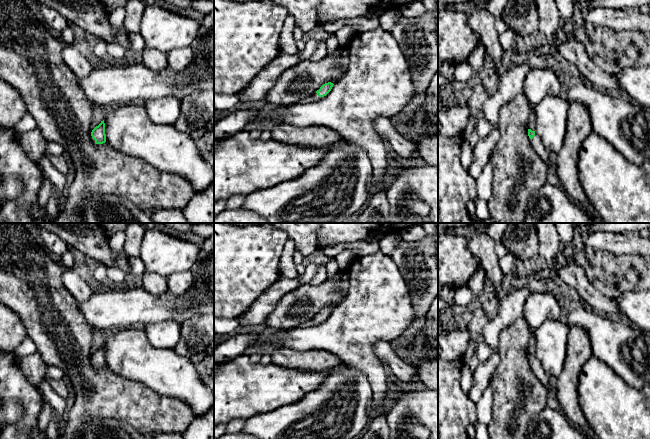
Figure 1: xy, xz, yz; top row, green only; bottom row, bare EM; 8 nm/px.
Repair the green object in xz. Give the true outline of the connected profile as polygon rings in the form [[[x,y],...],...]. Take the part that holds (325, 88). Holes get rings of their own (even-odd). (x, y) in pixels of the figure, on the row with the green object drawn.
[[[331,82],[323,84],[320,87],[320,89],[317,90],[314,94],[302,99],[299,103],[310,103],[310,102],[318,101],[319,99],[326,96],[331,91],[333,85],[334,84]]]

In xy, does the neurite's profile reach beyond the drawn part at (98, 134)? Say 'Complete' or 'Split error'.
Split error

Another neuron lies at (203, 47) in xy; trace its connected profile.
[[[214,10],[205,14],[191,48],[195,59],[184,71],[174,71],[168,66],[161,71],[153,71],[143,63],[104,63],[85,79],[78,80],[79,87],[93,105],[144,103],[166,96],[181,100],[194,91],[214,91]]]

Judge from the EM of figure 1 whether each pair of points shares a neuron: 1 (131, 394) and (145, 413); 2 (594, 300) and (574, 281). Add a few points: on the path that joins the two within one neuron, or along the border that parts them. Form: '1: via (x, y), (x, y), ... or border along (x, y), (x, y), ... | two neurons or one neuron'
1: via (131, 399), (140, 408) | one neuron
2: via (589, 295), (579, 285) | one neuron

